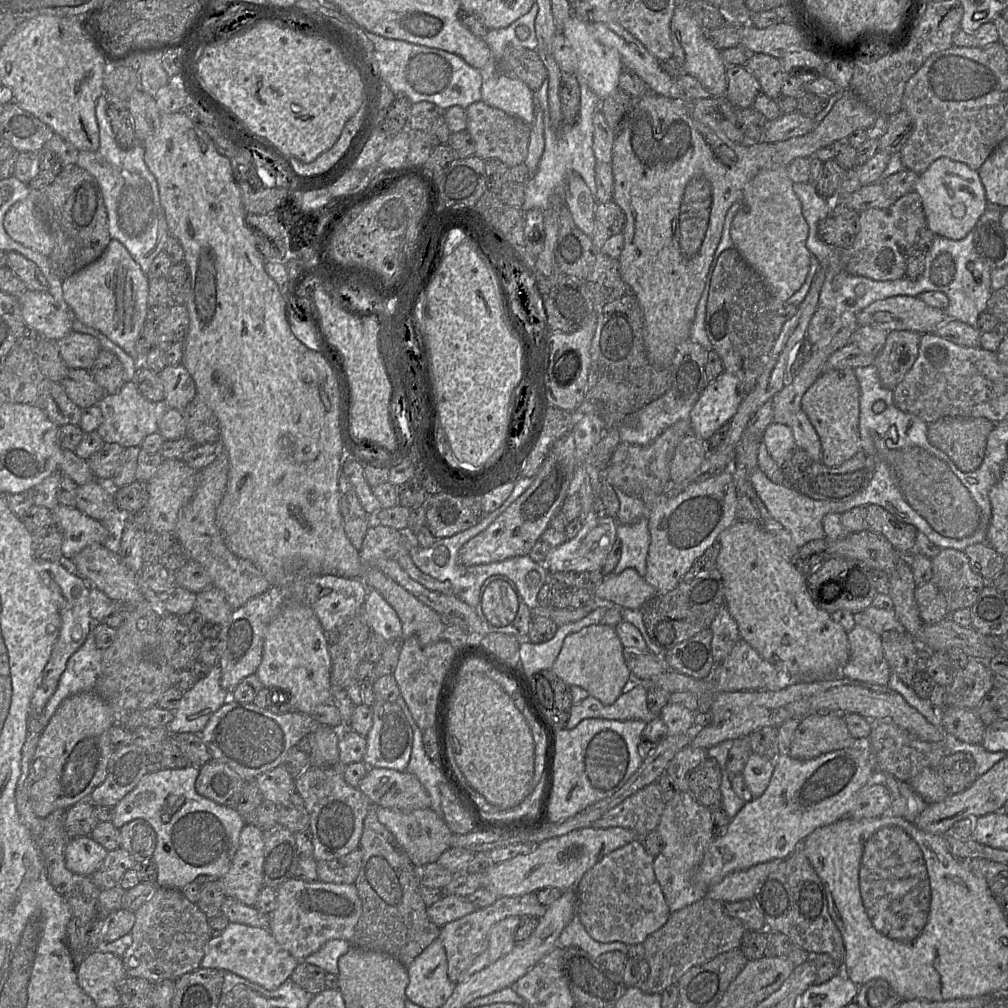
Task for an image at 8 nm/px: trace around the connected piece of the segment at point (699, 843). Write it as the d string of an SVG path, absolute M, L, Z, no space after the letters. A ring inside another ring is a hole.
M680 791L665 803L655 830L661 835L664 847L654 858L653 870L672 913L705 898L710 888L693 884L693 874L714 838L712 812L698 803L689 791Z

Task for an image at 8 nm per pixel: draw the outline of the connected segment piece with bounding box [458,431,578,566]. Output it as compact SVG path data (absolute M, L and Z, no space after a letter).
M571 431L551 447L532 484L484 531L460 548L460 562L466 566L473 566L528 555L537 539L549 527L553 515L560 510L568 495L568 487L577 466L575 442Z

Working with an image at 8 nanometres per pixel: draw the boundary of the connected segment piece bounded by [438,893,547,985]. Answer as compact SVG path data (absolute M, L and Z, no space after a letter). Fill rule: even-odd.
M536 893L501 897L488 907L477 909L462 918L442 926L438 938L443 942L445 948L449 980L455 985L461 981L461 974L467 970L474 960L488 947L490 931L496 923L510 916L532 916L540 918L545 914L546 909L547 907L538 901Z

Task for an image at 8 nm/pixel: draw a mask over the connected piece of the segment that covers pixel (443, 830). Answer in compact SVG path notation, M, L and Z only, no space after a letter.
M377 807L378 820L393 834L398 844L407 853L415 866L435 863L449 847L452 831L445 820L431 808L400 811Z

